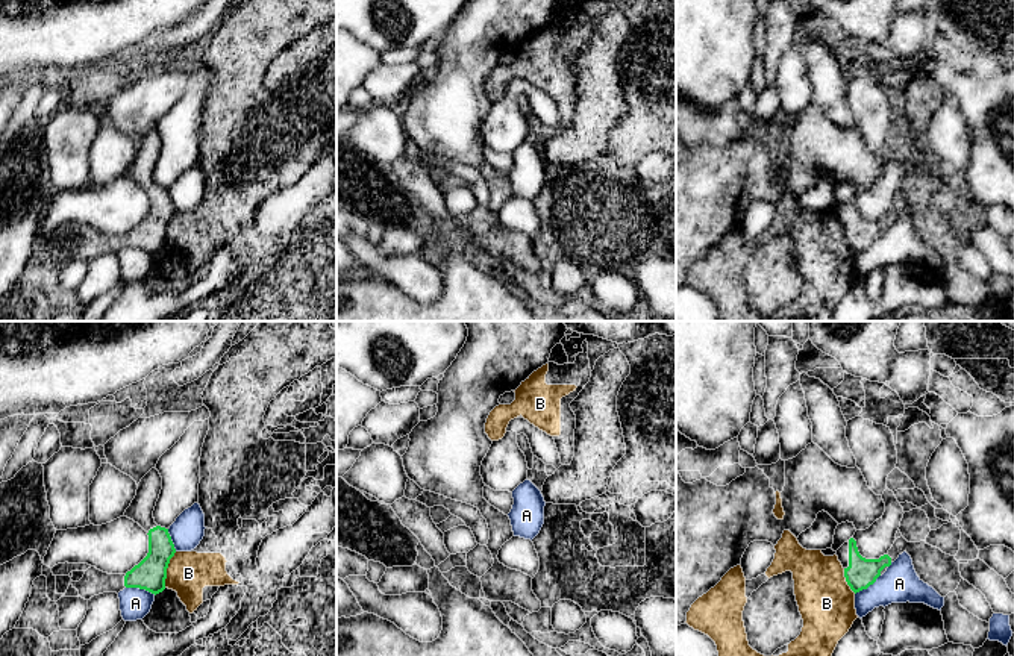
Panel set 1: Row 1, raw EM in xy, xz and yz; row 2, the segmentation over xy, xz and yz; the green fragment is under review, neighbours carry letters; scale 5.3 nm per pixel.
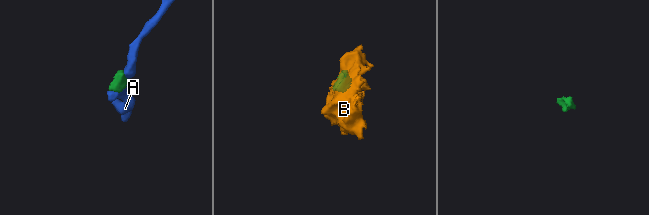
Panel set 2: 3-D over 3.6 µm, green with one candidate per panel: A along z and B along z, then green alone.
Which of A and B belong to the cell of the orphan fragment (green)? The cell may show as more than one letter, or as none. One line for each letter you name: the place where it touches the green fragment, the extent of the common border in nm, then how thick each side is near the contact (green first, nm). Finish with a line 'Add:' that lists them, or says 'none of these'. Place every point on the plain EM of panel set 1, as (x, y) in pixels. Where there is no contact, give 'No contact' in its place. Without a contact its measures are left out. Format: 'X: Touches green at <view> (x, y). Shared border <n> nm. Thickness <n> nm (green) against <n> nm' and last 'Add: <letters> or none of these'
Add: none of these

